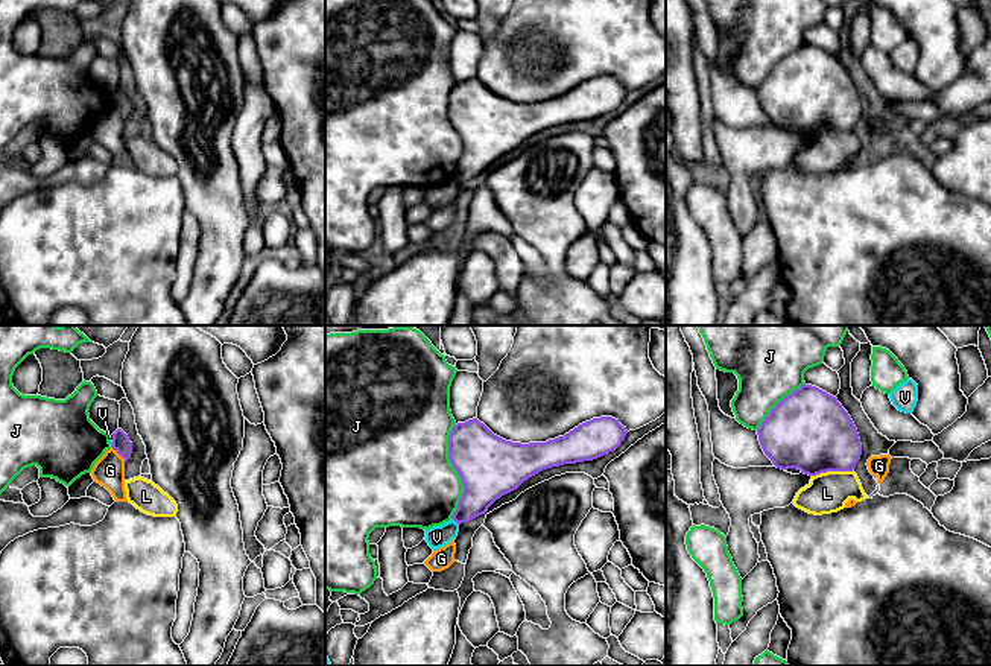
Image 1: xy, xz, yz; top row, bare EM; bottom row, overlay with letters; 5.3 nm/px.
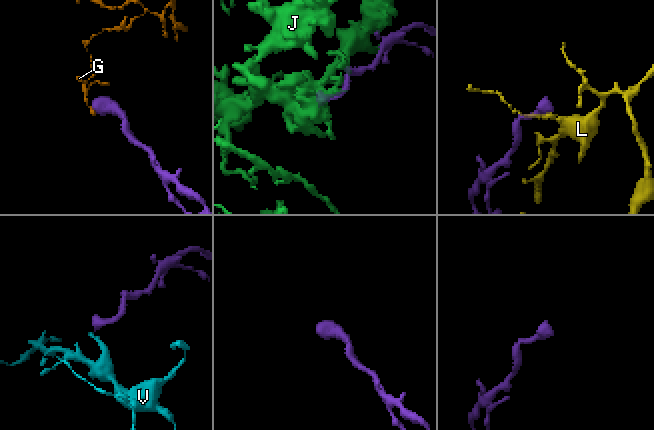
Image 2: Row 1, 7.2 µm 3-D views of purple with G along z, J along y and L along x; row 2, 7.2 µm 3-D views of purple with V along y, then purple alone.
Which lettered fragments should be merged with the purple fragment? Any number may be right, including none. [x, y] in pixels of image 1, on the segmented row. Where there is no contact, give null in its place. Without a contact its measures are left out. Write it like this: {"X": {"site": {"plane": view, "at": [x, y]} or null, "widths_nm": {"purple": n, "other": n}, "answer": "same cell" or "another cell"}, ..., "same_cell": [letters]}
{"G": {"site": {"plane": "xy", "at": [117, 452]}, "widths_nm": {"purple": 90, "other": 160}, "answer": "another cell"}, "J": {"site": {"plane": "xz", "at": [455, 469]}, "widths_nm": {"purple": 320, "other": 480}, "answer": "another cell"}, "L": {"site": {"plane": "yz", "at": [832, 470]}, "widths_nm": {"purple": 420, "other": 220}, "answer": "another cell"}, "V": {"site": {"plane": "xz", "at": [456, 522]}, "widths_nm": {"purple": 220, "other": 120}, "answer": "another cell"}, "same_cell": []}

